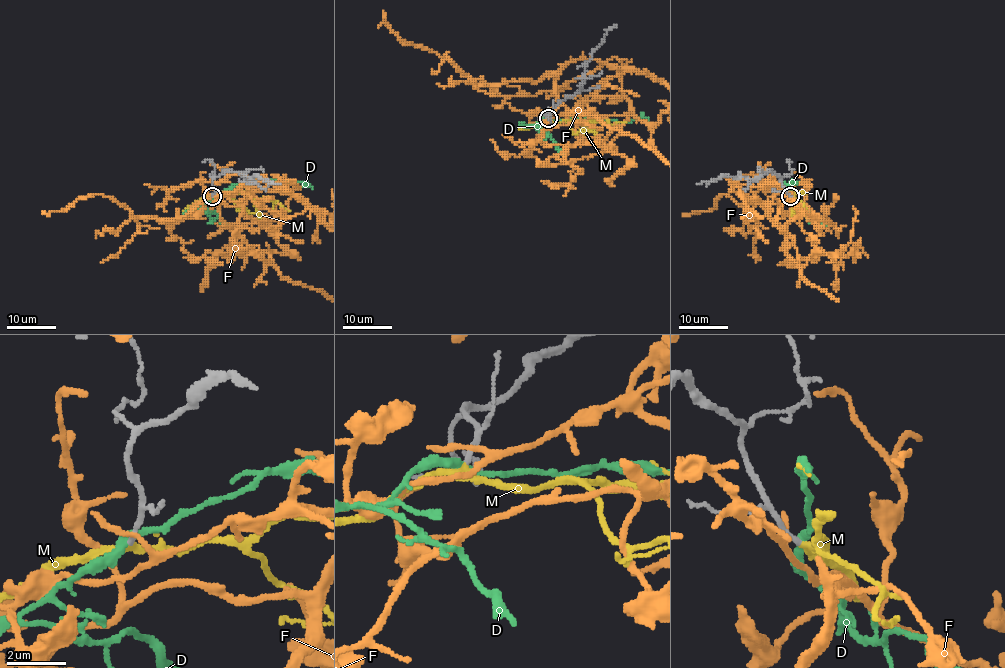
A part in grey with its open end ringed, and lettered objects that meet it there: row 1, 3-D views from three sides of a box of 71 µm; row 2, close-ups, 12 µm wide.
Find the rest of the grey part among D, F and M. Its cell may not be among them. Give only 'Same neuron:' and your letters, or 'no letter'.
Same neuron: M

